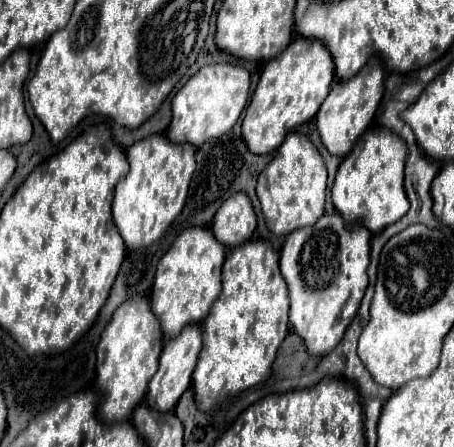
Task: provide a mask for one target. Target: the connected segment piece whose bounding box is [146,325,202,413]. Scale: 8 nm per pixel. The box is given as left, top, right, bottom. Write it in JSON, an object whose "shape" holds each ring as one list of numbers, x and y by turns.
{"shape":[[186,325,186,329,182,329,182,333,178,337,168,339,164,343,164,349,162,349,162,355,160,355,160,367,158,367,156,375,150,379,148,395,146,395,146,401,152,409,158,409,158,411,164,413,164,411,170,411,170,409,176,407,180,395,192,383,192,373,194,373,200,349,202,349,202,329,200,329,200,325]]}

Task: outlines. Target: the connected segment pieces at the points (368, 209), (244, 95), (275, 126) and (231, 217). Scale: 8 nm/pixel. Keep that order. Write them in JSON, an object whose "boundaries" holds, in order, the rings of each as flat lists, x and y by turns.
{"boundaries":[[[372,127,358,137,354,149,344,157,332,187,332,203,344,221,362,221,370,233,380,233,388,225,402,219,408,211,404,191,404,169,408,149,406,143,384,127]],[[212,63,204,65,172,99,172,123,168,137,174,143,190,143,200,147,204,141,228,133,242,115,250,93,250,73,240,65]],[[296,37,286,51,270,59,262,71,258,87,246,109,242,135,256,155,266,155,282,145,284,137,298,125,310,121,324,103,330,83,334,81,334,61,320,39]],[[234,193,214,215,212,231,224,247,234,247,248,241,254,235,256,225,258,221,250,197,246,193]]]}

